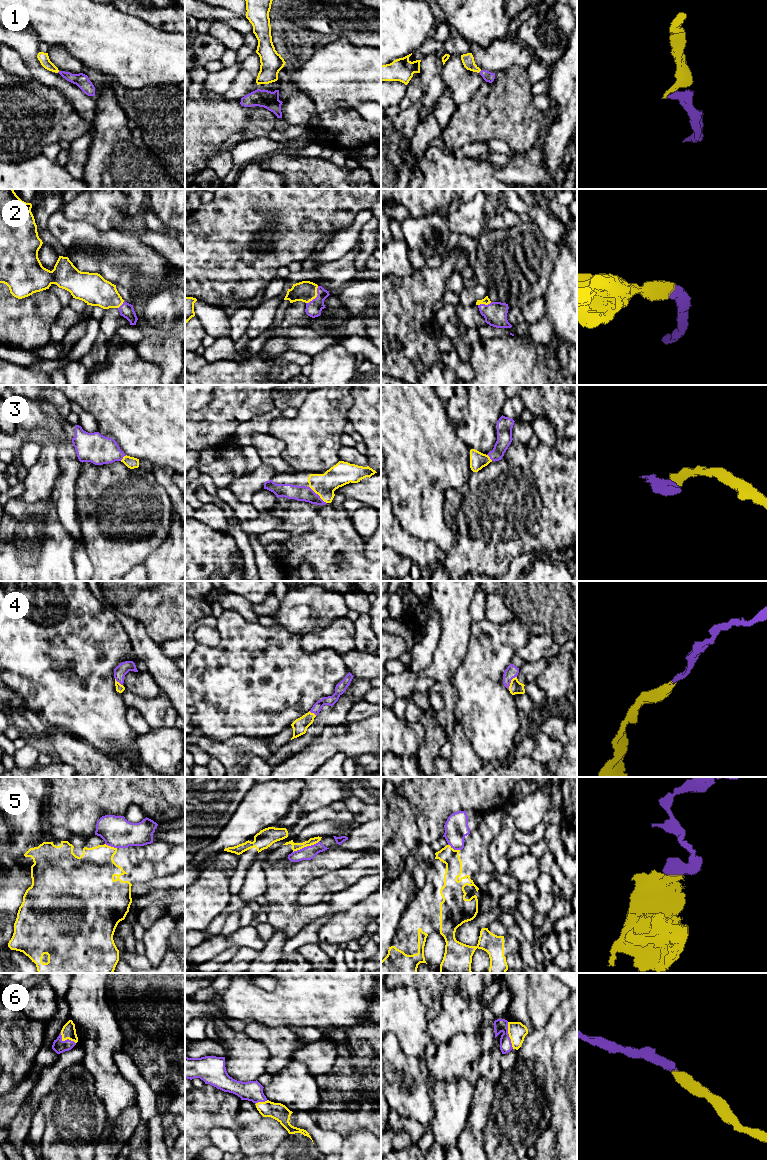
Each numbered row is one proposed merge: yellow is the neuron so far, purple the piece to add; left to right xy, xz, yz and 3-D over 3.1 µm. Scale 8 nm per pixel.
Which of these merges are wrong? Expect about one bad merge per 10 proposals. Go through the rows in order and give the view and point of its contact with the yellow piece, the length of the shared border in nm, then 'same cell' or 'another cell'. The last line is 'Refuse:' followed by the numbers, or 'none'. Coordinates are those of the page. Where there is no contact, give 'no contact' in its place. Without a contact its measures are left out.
1: yz (479, 71) | 40 nm | same cell
2: xz (316, 296) | 170 nm | same cell
3: xz (318, 494) | 200 nm | same cell
4: yz (511, 682) | 130 nm | same cell
5: xz (306, 846) | 240 nm | another cell
6: yz (509, 1035) | 220 nm | same cell
Refuse: 5

